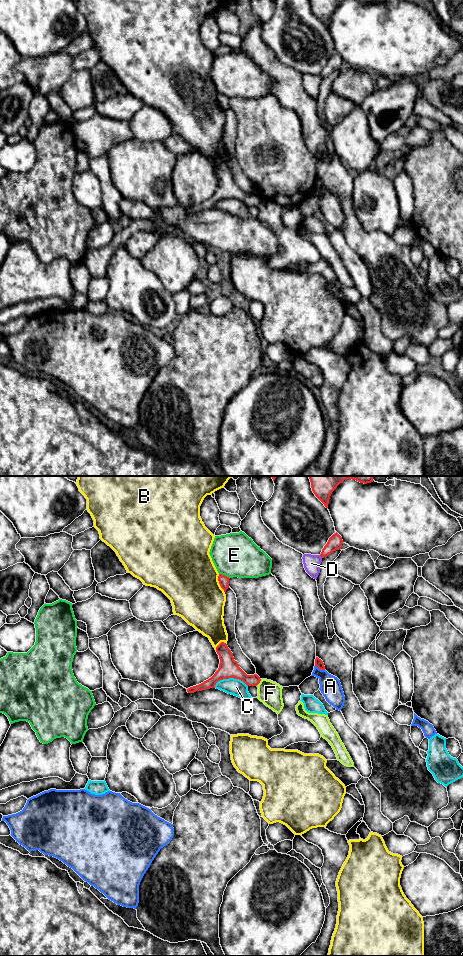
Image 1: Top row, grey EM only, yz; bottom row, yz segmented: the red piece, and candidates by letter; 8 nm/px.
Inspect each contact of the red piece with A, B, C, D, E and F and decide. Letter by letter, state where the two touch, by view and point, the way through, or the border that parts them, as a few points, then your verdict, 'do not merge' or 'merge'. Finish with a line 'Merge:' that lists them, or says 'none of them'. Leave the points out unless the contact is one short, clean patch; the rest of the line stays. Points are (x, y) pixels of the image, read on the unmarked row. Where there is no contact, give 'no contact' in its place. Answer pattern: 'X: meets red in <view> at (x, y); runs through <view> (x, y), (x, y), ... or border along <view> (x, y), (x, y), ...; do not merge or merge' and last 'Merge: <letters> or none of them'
A: meets red in yz at (320, 188); do not merge
B: meets red in yz at (219, 103); do not merge
C: meets red in yz at (231, 197); do not merge
D: meets red in yz at (321, 76); do not merge
E: meets red in yz at (224, 95); do not merge
F: meets red in yz at (259, 202); border along yz (261, 199), (256, 205); do not merge
Merge: none of them

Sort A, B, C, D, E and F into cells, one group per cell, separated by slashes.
A F / B / C / D / E

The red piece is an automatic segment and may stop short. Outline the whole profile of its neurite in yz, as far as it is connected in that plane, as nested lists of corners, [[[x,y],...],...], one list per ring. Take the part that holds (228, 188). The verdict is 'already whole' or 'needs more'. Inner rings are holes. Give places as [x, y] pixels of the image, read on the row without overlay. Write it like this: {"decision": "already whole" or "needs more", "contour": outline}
{"decision": "already whole", "contour": [[[221,162],[216,167],[216,172],[220,179],[218,190],[208,200],[199,205],[188,208],[188,213],[215,208],[215,205],[218,201],[229,198],[239,199],[243,201],[247,206],[257,206],[260,203],[261,199],[257,194],[247,195],[239,187],[238,182],[234,180],[233,173],[228,168],[226,163]]]}

